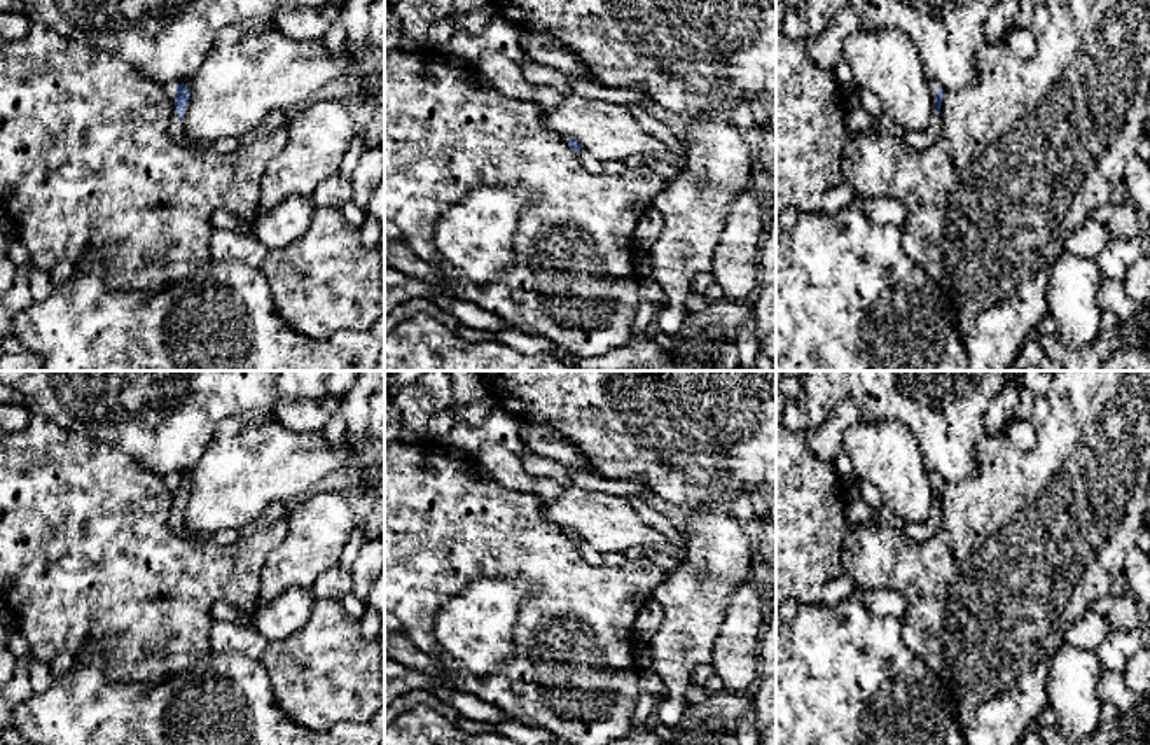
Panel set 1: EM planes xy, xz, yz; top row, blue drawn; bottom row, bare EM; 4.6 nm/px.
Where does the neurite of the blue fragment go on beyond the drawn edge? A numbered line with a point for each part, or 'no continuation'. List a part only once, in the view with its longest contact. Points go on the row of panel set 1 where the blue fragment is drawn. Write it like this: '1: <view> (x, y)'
1: xy (177, 130)

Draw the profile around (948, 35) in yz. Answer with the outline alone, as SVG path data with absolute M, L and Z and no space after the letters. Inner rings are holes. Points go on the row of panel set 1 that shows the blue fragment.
M799 0L783 33L806 40L835 12L853 7L867 30L897 30L912 40L928 80L944 91L977 82L984 23L998 0Z

